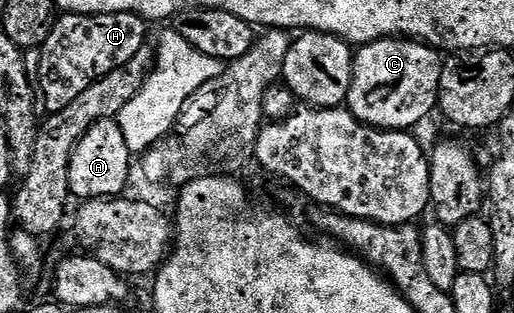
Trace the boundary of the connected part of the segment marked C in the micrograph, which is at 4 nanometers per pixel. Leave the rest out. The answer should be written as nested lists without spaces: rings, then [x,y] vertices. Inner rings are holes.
[[[388,37],[372,43],[362,44],[354,52],[352,65],[352,83],[345,88],[346,106],[369,127],[384,131],[407,131],[415,129],[419,122],[432,110],[436,110],[439,101],[439,86],[444,60],[439,59],[440,52],[426,41],[416,41],[411,37]]]

